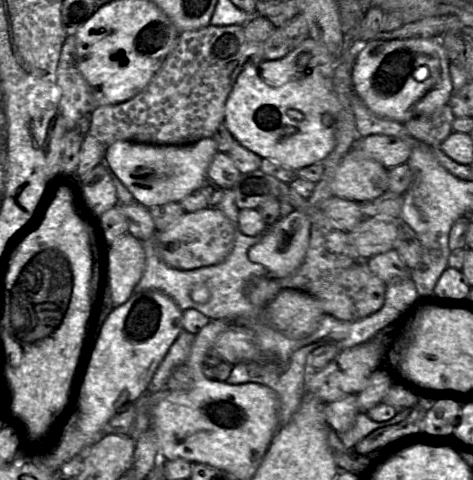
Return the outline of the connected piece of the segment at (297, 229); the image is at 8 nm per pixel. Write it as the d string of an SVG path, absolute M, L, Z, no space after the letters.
M293 211L272 225L266 226L261 241L248 251L251 262L263 265L268 271L268 277L279 279L293 274L303 263L310 240L311 222L302 211Z

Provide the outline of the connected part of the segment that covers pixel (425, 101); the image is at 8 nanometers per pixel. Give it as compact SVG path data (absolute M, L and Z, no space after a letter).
M439 37L371 40L356 56L353 69L355 92L375 115L406 123L448 104L453 93L450 59Z

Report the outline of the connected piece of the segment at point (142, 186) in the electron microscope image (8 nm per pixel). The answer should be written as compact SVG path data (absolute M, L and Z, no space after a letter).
M212 137L184 145L158 145L120 140L107 146L104 163L133 195L147 208L170 202L179 203L208 179L207 170L218 152Z

